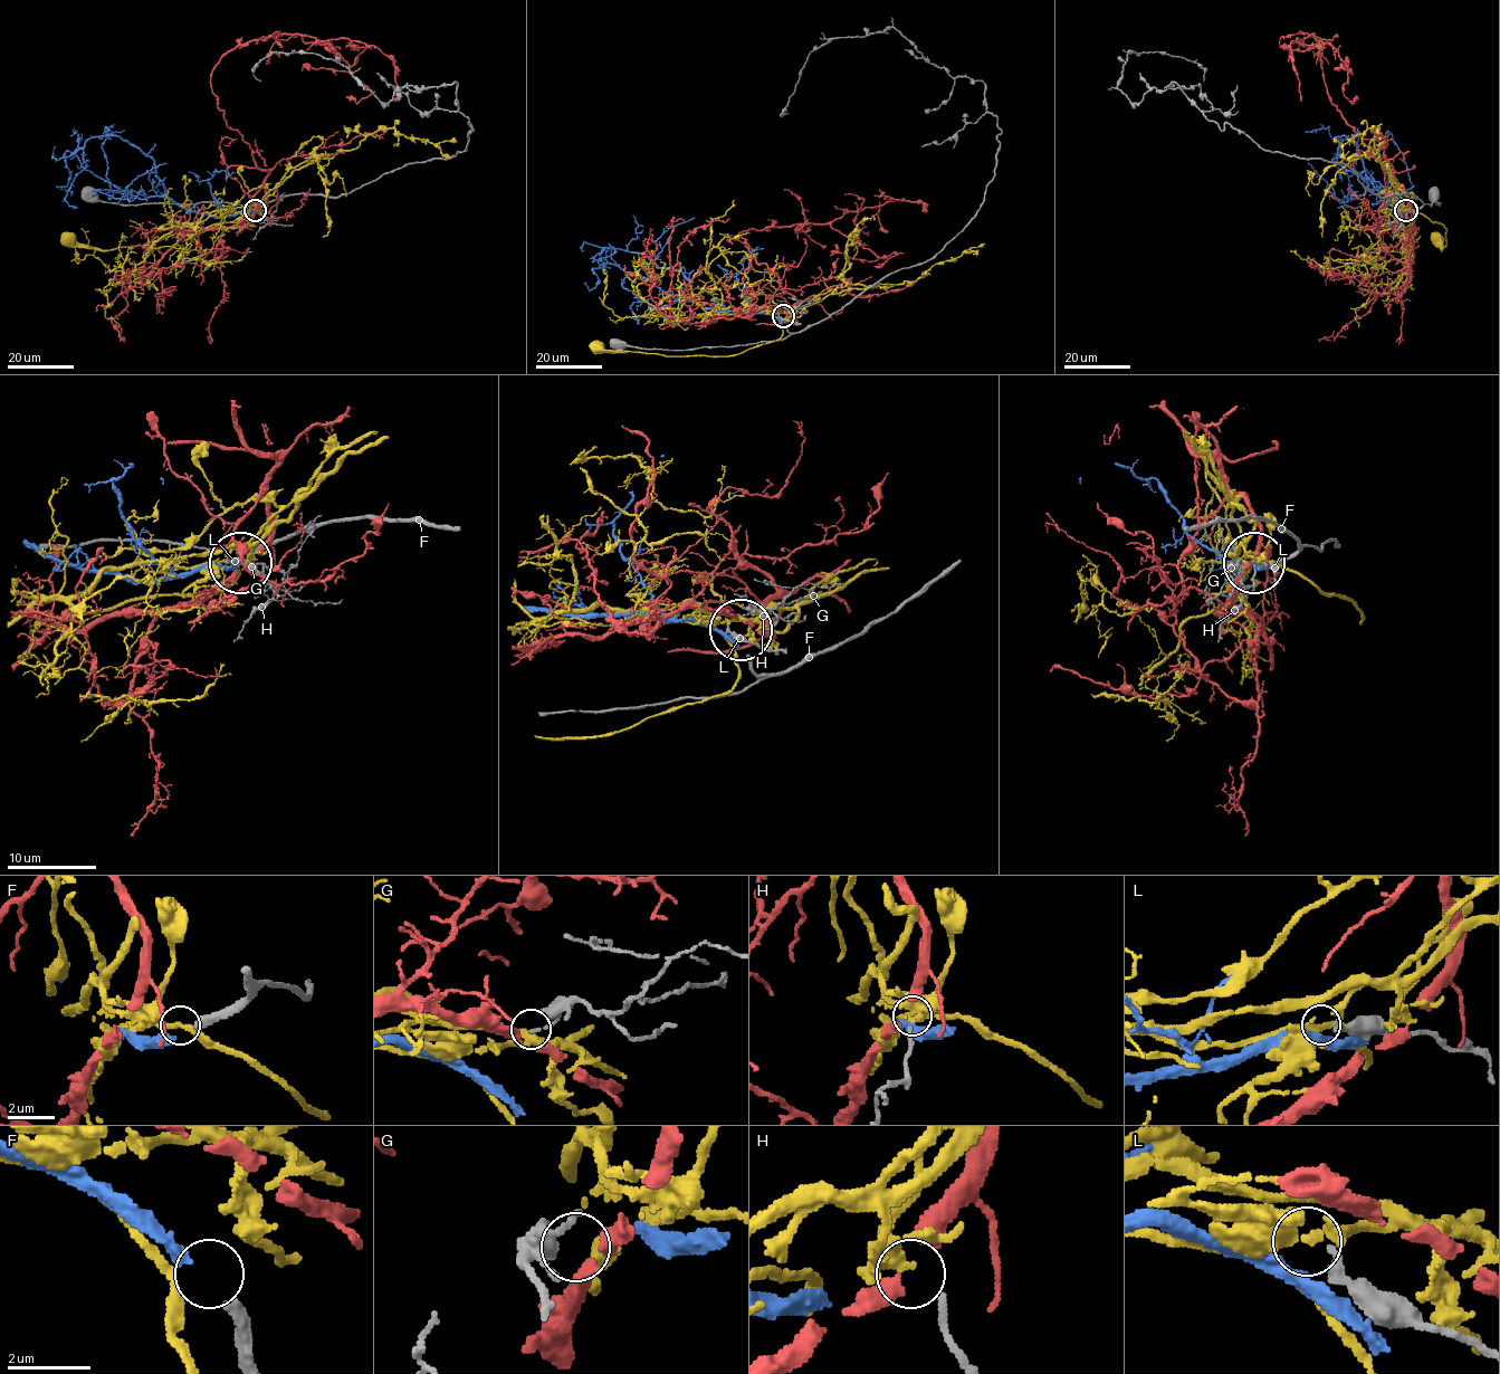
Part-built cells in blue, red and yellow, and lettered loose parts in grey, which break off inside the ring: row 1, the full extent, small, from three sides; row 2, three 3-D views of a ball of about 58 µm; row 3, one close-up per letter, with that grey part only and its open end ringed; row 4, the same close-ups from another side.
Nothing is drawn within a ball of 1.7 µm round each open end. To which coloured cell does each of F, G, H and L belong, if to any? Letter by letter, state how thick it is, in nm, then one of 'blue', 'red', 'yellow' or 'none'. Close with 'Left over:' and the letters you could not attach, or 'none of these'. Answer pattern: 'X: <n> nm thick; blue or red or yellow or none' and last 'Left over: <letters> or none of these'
F: 320 nm thick; blue
G: 130 nm thick; red
H: 180 nm thick; none
L: 320 nm thick; none
Left over: H, L

